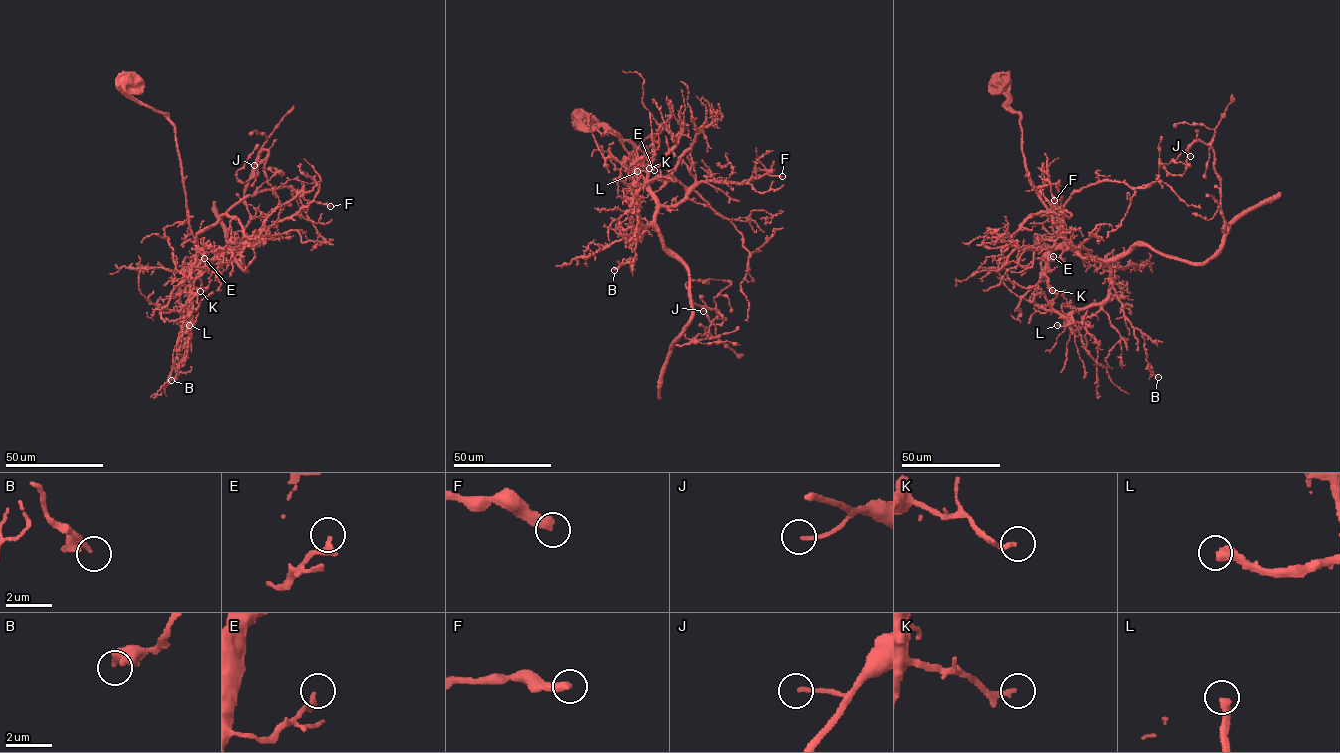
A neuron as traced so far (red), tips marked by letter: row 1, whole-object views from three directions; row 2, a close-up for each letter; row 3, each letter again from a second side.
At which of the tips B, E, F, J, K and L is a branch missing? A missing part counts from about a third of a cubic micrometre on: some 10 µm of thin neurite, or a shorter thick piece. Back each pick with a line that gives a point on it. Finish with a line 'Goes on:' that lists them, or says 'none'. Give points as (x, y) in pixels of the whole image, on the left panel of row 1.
B: Place: (171, 380)
J: Place: (254, 165)
L: Place: (189, 325)
Goes on: B, J, L

